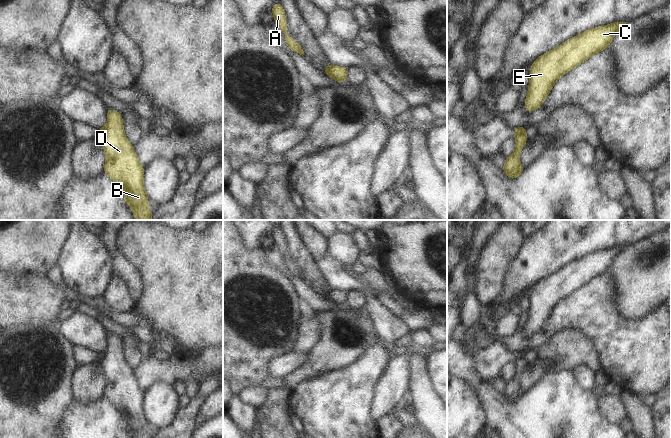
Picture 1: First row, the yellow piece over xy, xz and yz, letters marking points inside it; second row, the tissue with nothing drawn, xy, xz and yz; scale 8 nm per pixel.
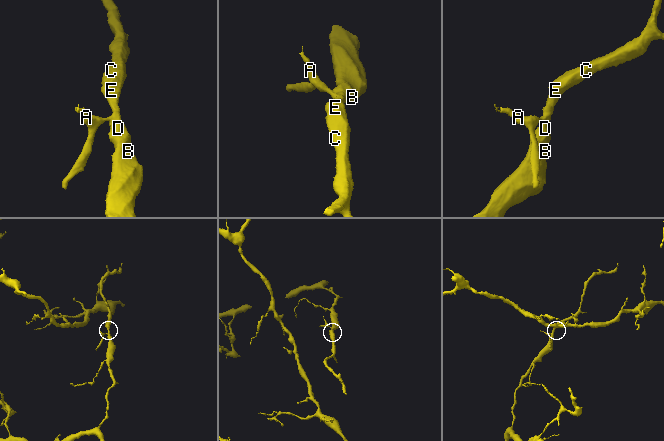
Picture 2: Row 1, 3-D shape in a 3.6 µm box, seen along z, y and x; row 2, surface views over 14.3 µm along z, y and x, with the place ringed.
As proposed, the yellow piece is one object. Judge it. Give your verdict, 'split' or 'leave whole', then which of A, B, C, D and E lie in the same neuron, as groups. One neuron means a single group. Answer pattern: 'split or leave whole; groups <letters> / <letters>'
split; groups A / B C D E

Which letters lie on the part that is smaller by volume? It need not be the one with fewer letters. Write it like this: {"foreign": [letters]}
{"foreign": ["A"]}

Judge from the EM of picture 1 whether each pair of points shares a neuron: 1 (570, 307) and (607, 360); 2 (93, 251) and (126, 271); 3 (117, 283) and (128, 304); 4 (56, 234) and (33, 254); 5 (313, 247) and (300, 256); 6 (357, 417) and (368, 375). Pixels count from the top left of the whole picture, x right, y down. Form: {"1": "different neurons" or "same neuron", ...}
{"1": "same neuron", "2": "different neurons", "3": "same neuron", "4": "same neuron", "5": "different neurons", "6": "same neuron"}

